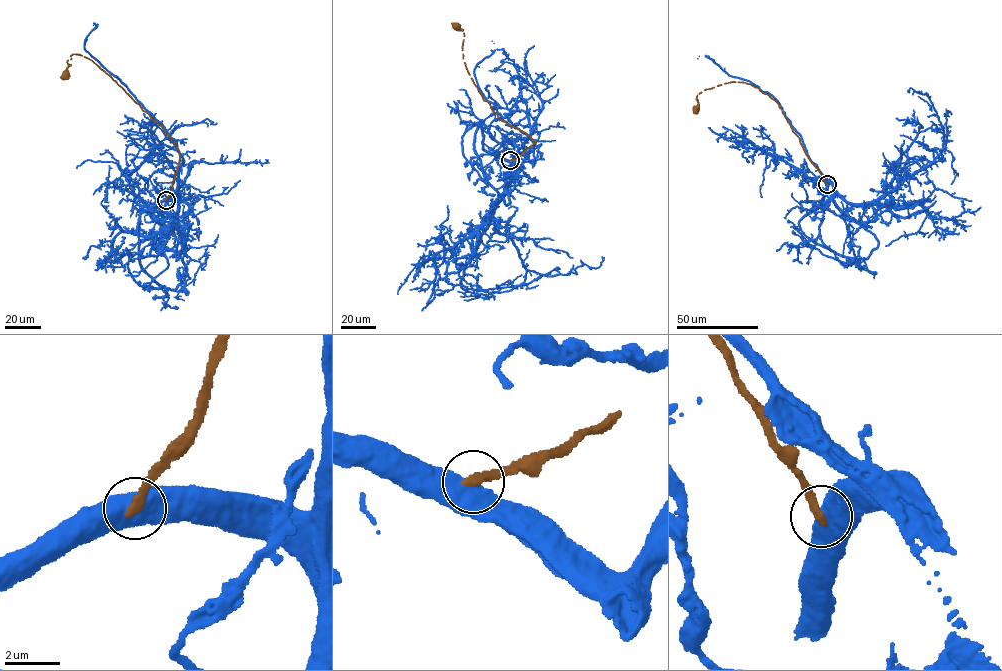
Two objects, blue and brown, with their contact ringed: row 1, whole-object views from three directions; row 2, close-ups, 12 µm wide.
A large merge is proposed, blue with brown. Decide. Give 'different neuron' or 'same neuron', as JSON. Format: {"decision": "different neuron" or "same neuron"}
{"decision": "different neuron"}

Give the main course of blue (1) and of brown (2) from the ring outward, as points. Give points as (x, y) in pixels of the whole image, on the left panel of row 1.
1: (165, 199), (177, 204), (178, 212), (169, 230), (134, 192), (130, 175), (178, 127), (207, 119), (216, 122)
2: (165, 199), (180, 158), (177, 147), (163, 128), (89, 58), (70, 55), (65, 76)

